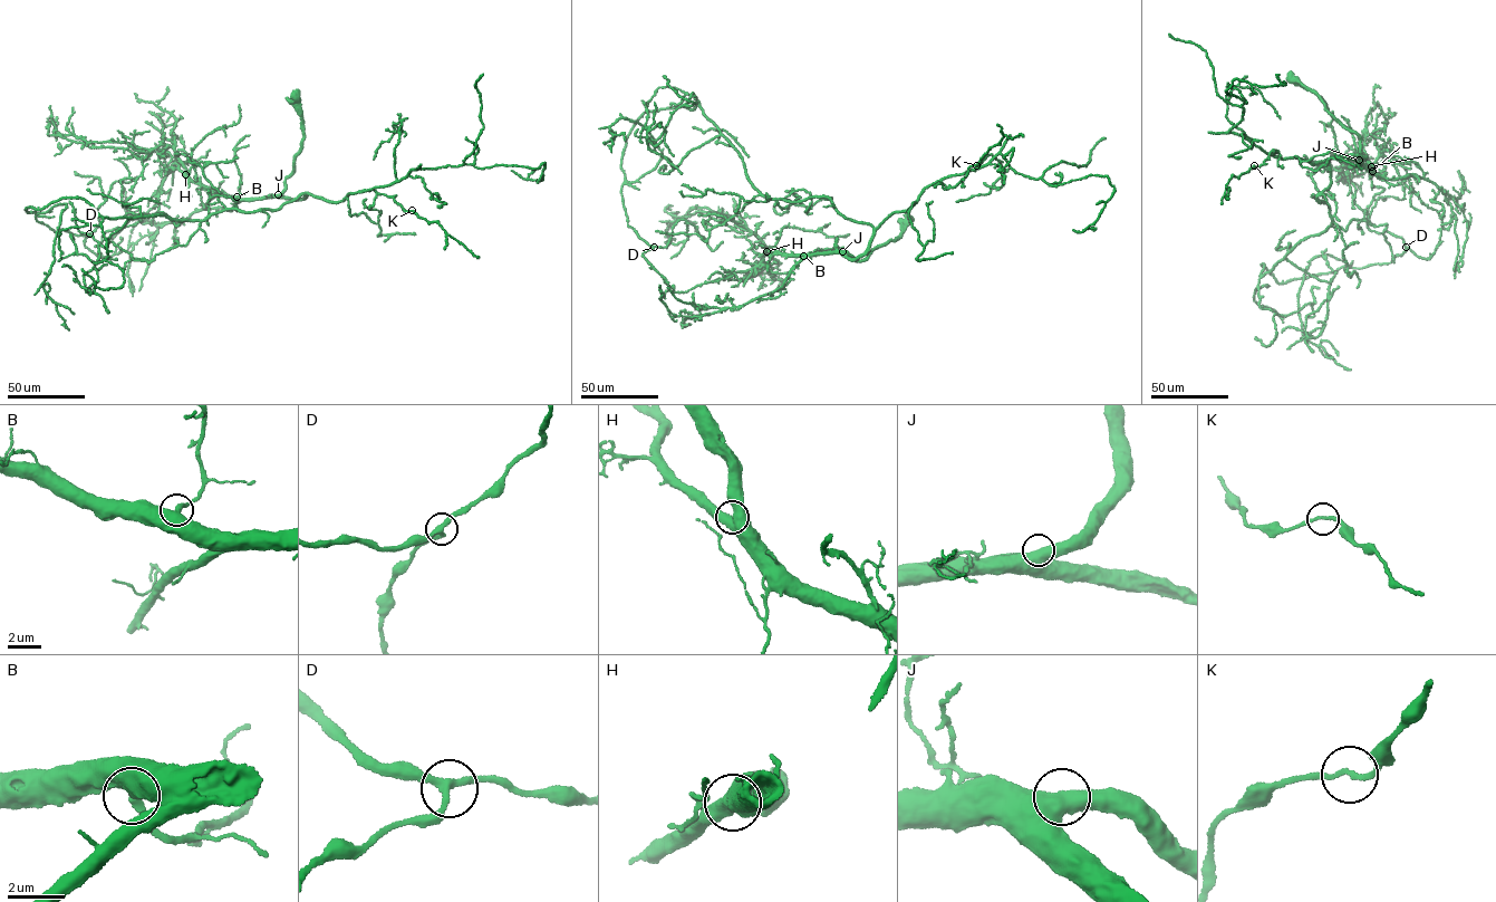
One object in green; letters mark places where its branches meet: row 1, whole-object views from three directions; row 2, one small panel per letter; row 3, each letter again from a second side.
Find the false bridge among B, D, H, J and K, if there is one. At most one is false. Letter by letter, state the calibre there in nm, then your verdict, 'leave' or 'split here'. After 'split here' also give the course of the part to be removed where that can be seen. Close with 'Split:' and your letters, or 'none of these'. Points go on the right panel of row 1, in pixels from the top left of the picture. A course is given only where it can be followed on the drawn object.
B: calibre 440 nm; leave
D: calibre 260 nm; leave
H: calibre 600 nm; leave
J: calibre 600 nm; leave
K: calibre 180 nm; leave
Split: none of these

